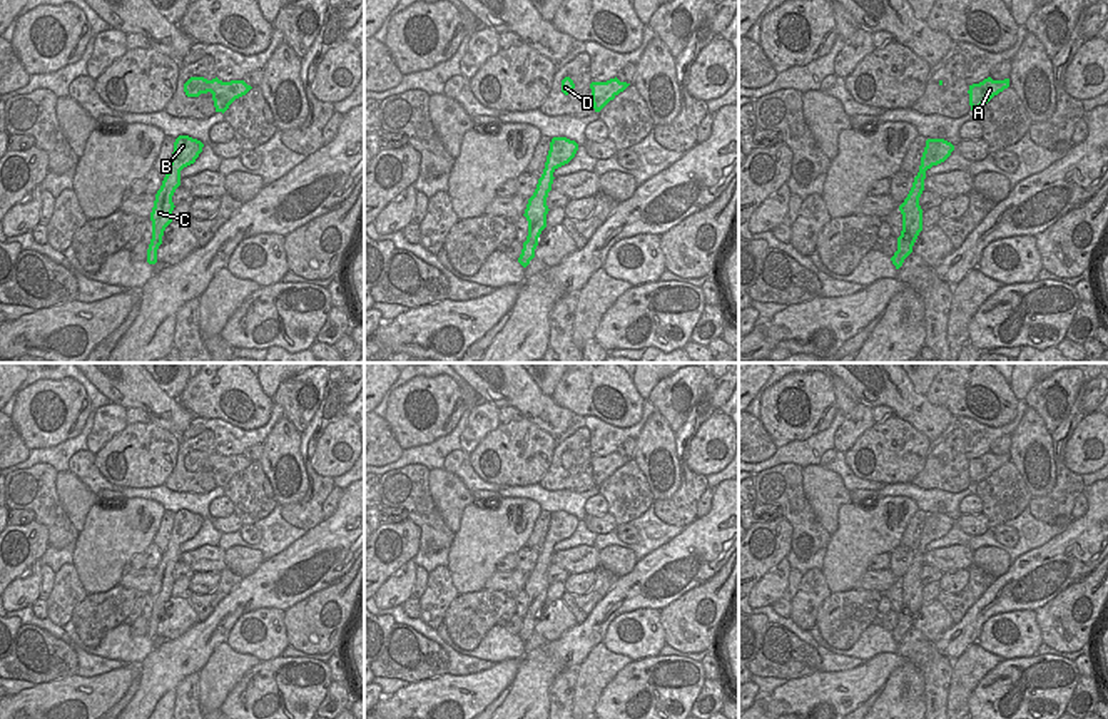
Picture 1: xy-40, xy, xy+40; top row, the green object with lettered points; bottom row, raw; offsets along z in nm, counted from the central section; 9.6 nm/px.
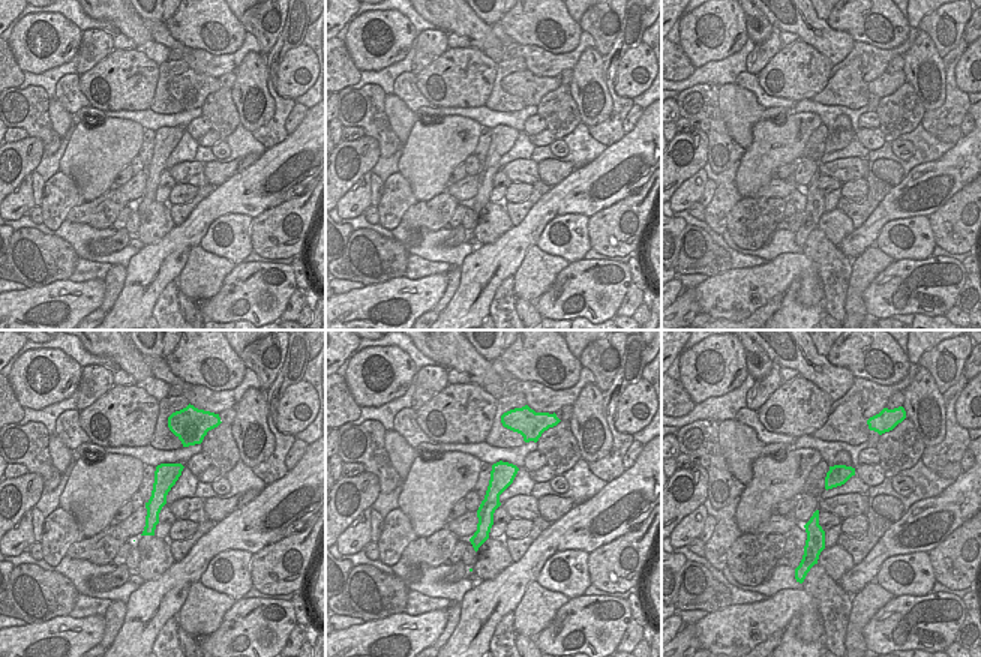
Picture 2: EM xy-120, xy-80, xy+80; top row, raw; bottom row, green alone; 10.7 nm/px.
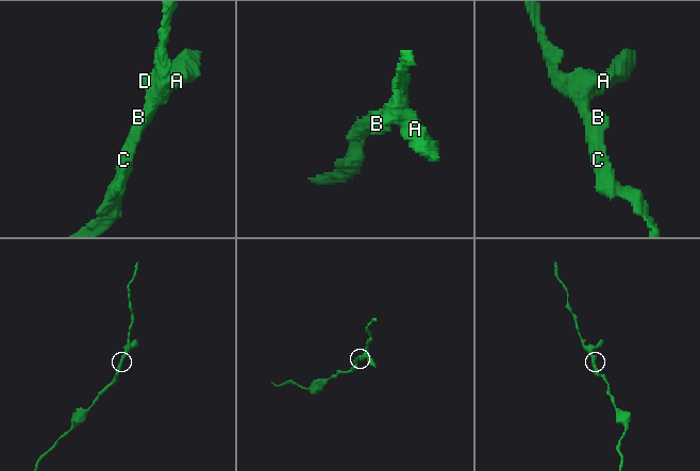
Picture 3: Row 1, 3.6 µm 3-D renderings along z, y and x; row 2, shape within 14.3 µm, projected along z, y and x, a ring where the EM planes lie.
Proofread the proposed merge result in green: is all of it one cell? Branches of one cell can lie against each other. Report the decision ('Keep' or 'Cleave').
Keep.

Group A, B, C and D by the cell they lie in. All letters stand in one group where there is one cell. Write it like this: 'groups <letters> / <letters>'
groups A B C D

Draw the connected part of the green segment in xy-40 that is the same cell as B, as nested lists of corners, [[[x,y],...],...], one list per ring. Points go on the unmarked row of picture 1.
[[[179,510],[174,517],[172,533],[160,563],[155,569],[154,582],[150,587],[152,614],[147,624],[147,637],[157,637],[157,624],[162,619],[165,602],[172,597],[174,577],[172,570],[180,560],[180,545],[196,537],[202,527],[204,518],[189,510]]]

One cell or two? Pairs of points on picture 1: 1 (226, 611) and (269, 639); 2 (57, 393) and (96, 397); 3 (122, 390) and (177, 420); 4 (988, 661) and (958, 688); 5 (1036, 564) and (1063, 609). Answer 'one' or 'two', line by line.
1: two
2: two
3: one
4: one
5: two

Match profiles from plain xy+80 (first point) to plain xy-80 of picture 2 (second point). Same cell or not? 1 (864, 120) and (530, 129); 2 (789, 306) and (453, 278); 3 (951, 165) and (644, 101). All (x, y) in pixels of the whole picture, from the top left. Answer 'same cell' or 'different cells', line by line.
1: same cell
2: different cells
3: different cells

